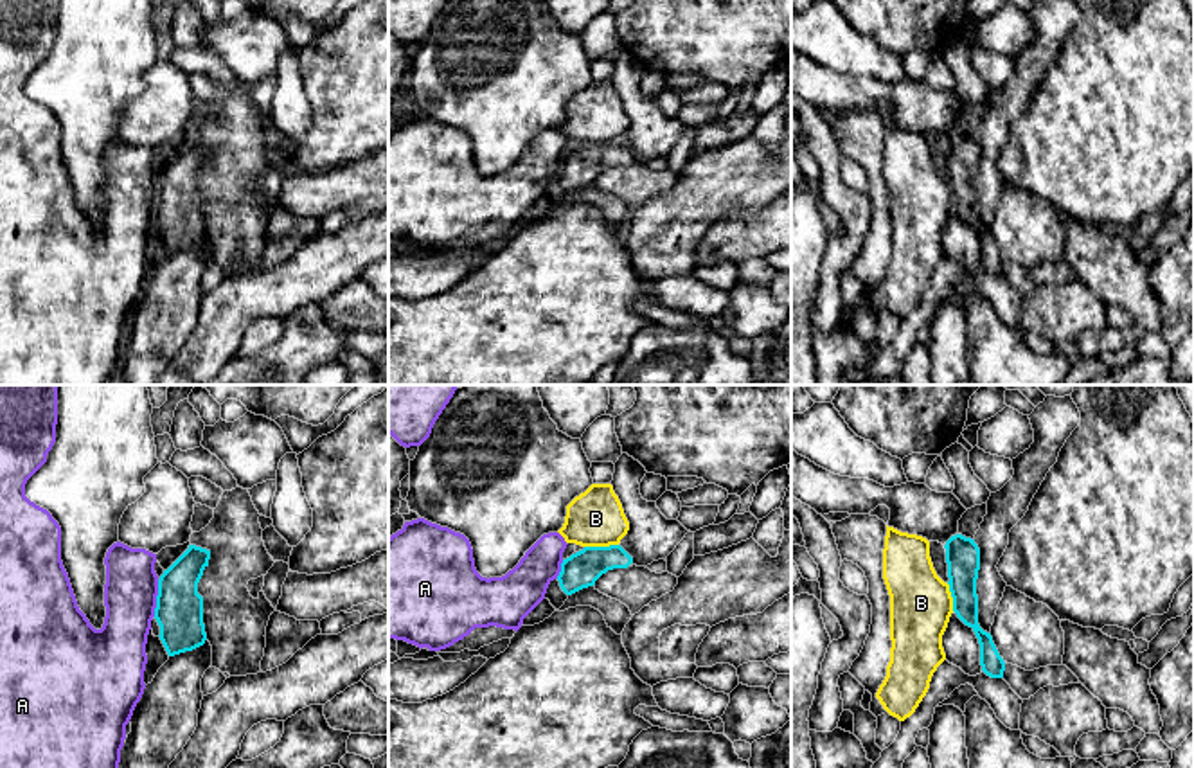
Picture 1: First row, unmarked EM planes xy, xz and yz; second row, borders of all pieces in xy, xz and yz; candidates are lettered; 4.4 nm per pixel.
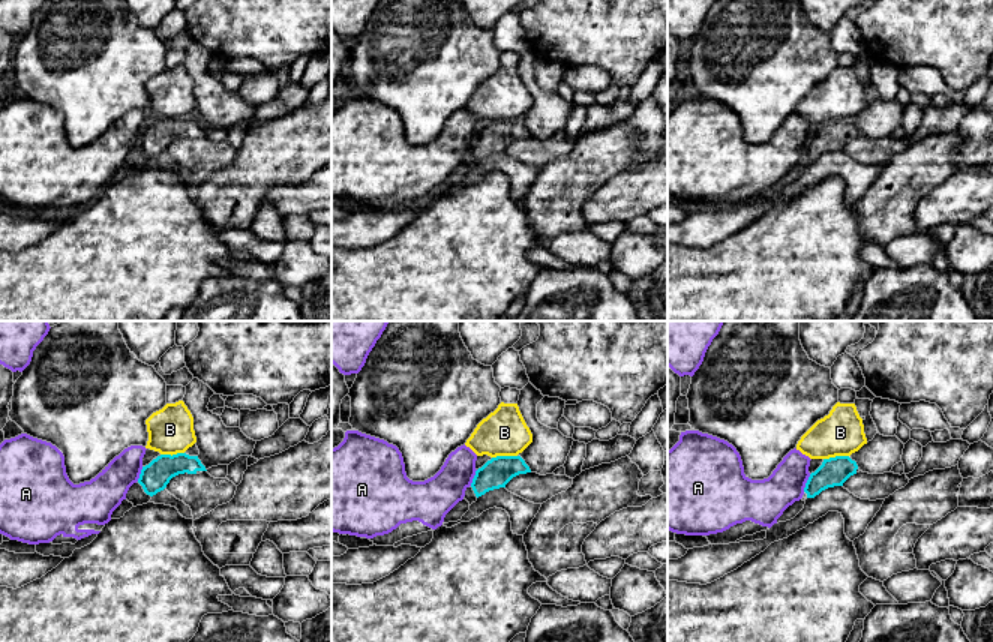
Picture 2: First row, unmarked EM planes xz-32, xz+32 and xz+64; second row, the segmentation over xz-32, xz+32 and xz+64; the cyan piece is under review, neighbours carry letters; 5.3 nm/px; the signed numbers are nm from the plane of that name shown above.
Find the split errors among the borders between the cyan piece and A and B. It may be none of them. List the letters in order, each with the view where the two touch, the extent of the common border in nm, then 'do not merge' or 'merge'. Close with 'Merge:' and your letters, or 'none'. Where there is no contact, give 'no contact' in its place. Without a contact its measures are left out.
A: contact in xy; length 170 nm; do not merge
B: contact in xz; length 150 nm; do not merge
Merge: none

